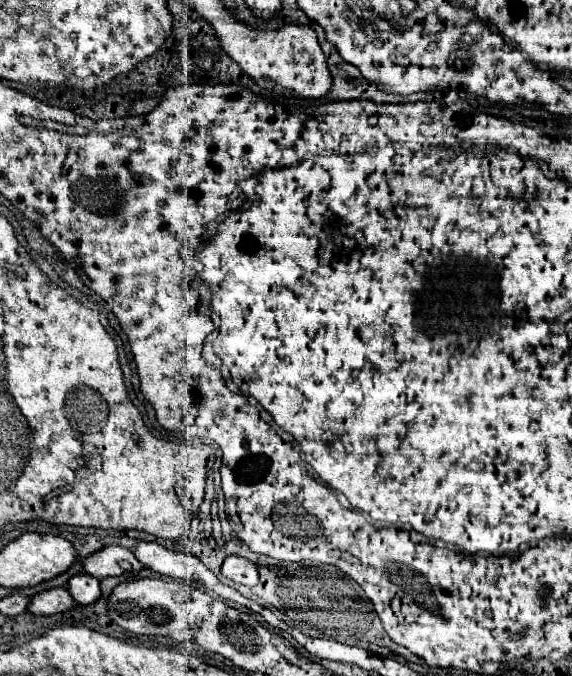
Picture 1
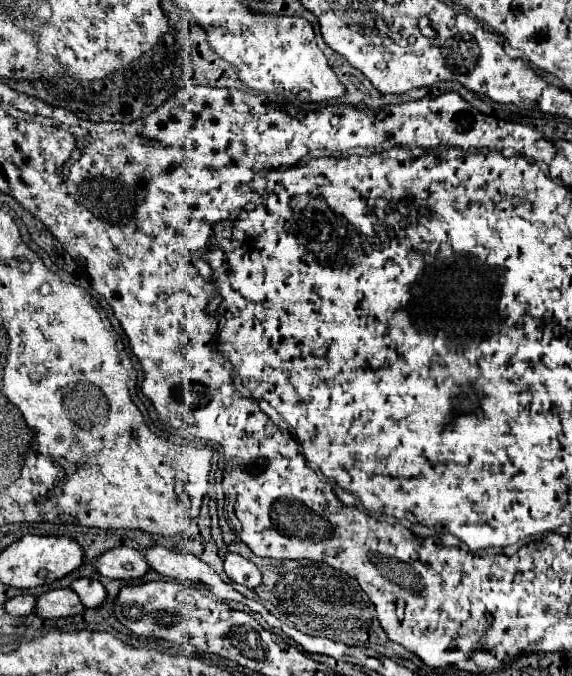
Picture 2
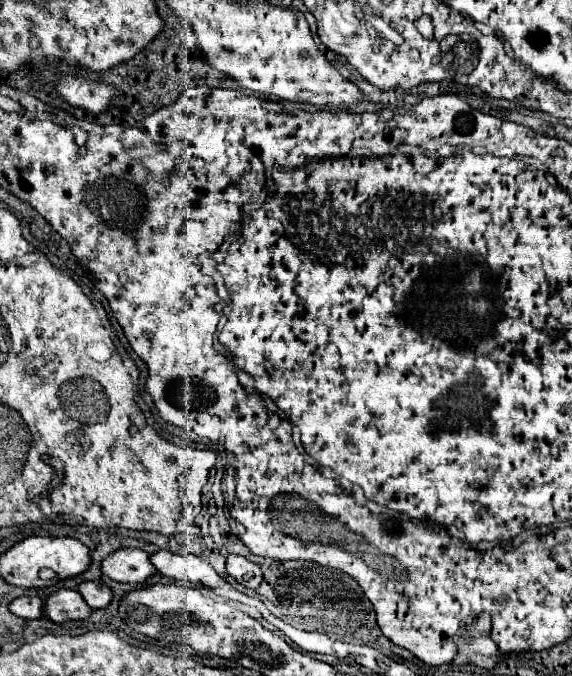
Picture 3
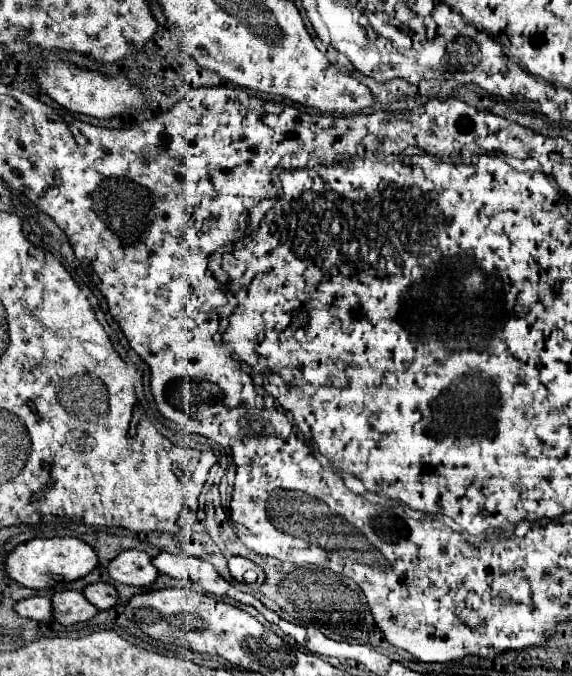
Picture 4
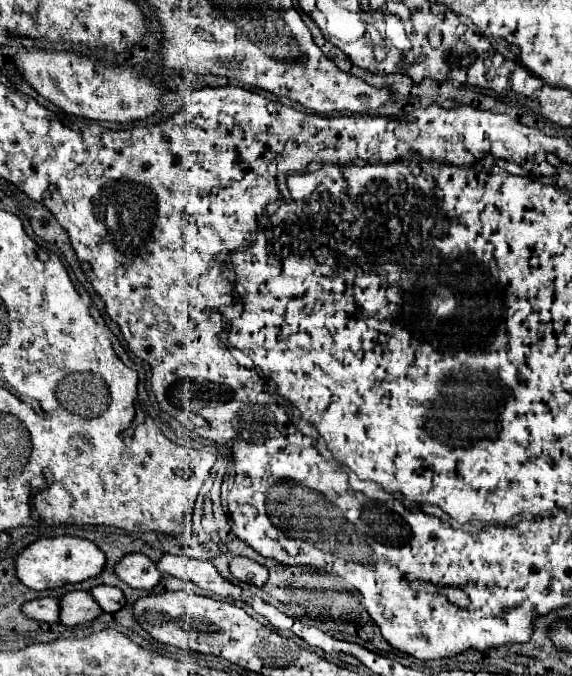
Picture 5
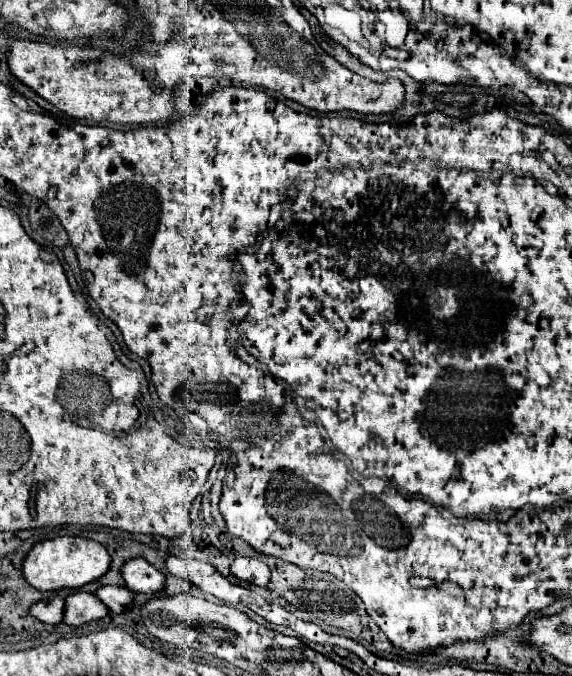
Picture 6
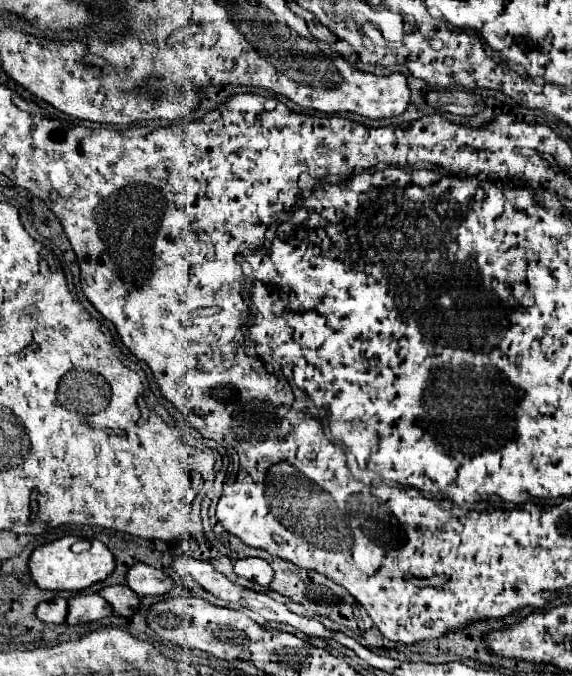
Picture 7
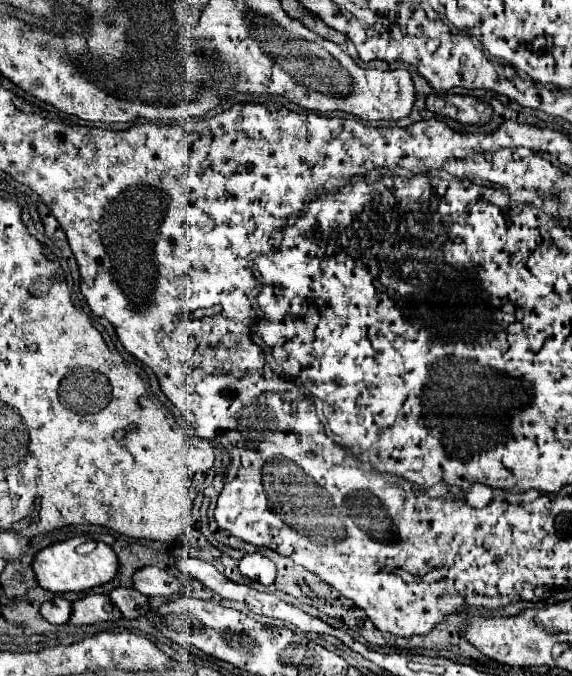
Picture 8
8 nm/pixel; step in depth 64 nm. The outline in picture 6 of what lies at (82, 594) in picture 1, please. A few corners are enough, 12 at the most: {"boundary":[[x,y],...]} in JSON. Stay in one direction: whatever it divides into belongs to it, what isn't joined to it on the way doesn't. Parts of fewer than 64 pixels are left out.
{"boundary":[[102,586],[96,596],[112,614],[132,606],[132,592]]}

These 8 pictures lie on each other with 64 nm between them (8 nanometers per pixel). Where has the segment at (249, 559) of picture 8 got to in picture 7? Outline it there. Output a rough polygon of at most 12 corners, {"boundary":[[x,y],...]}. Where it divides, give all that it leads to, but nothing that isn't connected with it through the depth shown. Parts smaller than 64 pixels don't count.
{"boundary":[[262,558],[234,562],[242,578],[268,586],[274,578],[272,566]]}

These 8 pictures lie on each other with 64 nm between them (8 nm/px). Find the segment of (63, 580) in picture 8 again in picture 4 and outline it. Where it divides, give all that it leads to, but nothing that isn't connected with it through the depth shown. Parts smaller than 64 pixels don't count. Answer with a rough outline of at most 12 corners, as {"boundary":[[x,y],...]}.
{"boundary":[[78,538],[18,544],[4,572],[34,590],[78,580],[98,564]]}

